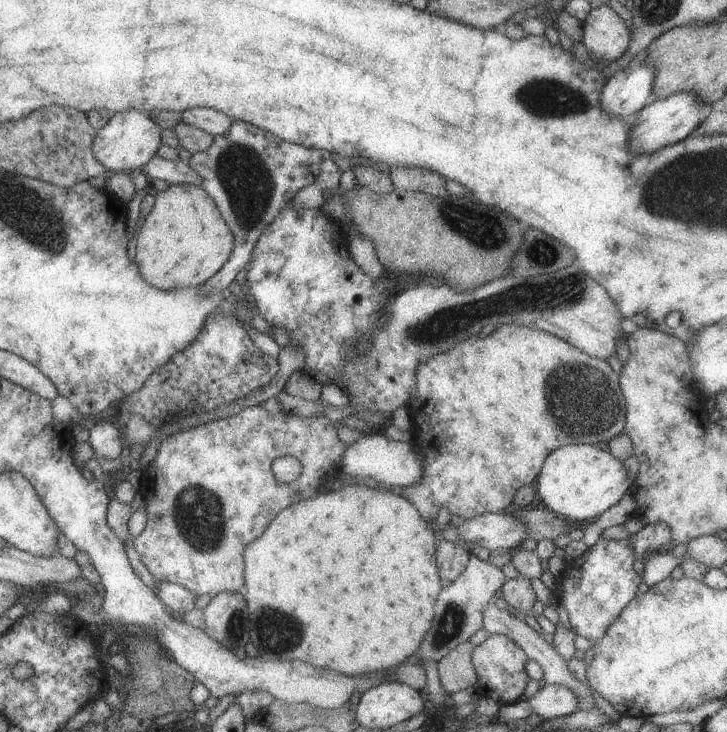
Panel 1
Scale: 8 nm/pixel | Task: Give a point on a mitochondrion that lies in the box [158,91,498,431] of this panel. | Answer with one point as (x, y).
(243, 176)

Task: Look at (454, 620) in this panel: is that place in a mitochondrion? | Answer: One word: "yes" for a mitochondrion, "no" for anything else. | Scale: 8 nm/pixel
yes

